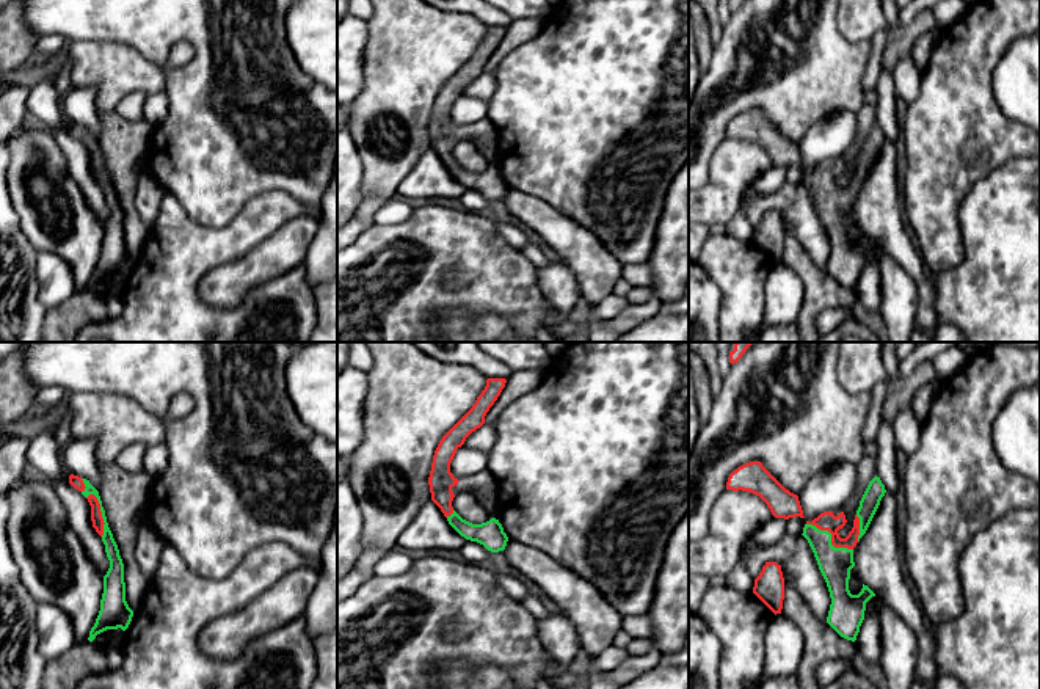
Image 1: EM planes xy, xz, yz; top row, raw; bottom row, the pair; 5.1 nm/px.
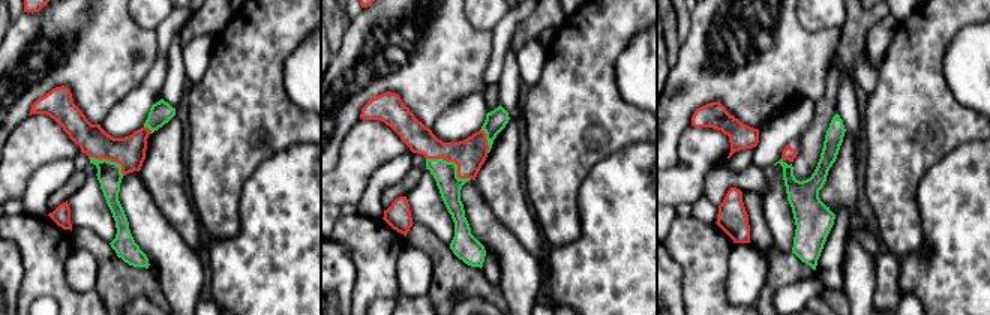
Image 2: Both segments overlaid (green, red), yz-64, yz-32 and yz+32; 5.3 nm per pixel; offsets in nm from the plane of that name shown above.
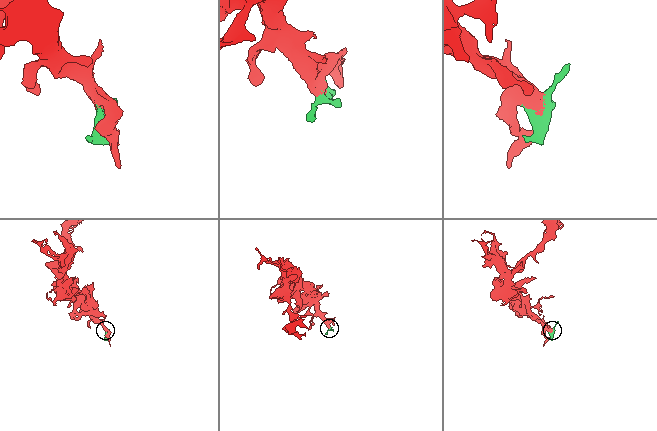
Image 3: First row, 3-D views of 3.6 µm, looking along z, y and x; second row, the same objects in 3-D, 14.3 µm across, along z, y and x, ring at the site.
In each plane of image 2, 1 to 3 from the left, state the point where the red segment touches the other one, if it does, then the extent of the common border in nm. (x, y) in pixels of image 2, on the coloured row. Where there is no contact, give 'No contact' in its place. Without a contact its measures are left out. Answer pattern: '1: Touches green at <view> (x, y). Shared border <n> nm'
1: Touches green at yz-64 (110, 161). Shared border 220 nm
2: Touches green at yz-32 (453, 162). Shared border 260 nm
3: No contact

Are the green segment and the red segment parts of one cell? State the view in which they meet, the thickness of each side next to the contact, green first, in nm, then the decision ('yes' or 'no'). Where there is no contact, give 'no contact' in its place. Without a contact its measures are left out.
yz | 170/100 nm | yes

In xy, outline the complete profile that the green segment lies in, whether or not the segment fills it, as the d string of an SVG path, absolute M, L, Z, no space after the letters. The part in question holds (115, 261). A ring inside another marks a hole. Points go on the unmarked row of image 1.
M74 122L69 124L69 132L88 148L91 154L93 176L102 185L110 209L110 217L104 224L100 259L88 286L88 289L93 290L97 283L107 278L121 276L125 279L132 270L133 259L125 250L124 212L108 176L99 140L89 132L89 129Z

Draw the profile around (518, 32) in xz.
M524 17L518 20L511 20L505 28L505 36L500 44L489 57L485 64L485 72L493 72L497 69L500 61L515 49L522 46L524 42L533 39L540 35L544 25L544 17Z

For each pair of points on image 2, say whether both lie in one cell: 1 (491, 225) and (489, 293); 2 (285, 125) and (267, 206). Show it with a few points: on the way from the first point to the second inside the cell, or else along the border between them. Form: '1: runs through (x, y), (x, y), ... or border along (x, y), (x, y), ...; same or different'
1: border along (498, 287), (504, 299); different
2: border along (305, 143), (296, 143), (273, 153), (252, 173); different

